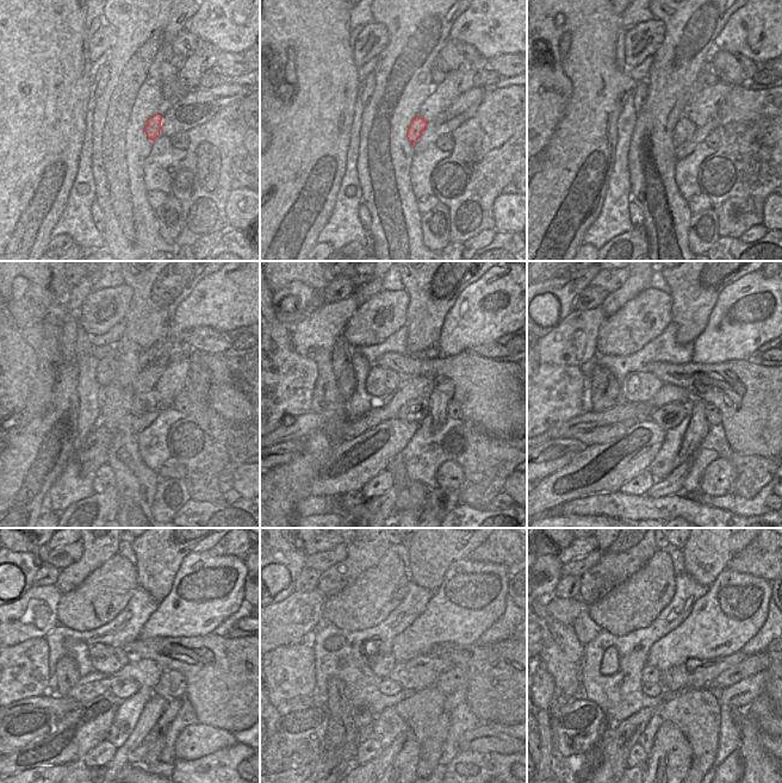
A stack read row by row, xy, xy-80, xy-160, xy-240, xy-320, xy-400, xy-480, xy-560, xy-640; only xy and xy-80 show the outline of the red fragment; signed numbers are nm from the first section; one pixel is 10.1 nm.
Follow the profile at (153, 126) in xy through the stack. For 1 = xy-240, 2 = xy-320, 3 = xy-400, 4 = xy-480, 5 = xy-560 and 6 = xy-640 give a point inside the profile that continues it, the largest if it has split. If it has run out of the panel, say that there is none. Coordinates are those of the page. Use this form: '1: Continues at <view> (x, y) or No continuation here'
1: Continues at xy-240 (143, 403)
2: Continues at xy-320 (415, 410)
3: Continues at xy-400 (669, 416)
4: Continues at xy-480 (123, 689)
5: Continues at xy-560 (389, 688)
6: Continues at xy-640 (650, 689)

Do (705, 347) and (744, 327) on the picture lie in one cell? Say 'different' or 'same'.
same

